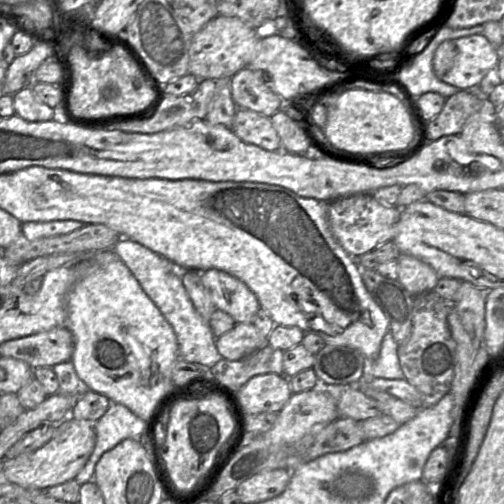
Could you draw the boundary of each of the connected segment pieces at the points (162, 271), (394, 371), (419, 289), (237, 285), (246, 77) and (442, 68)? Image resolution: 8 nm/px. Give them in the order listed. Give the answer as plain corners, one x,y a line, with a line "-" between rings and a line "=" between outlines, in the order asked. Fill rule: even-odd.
122,238
116,242
112,250
128,267
143,291
172,326
177,337
180,359
200,363
209,368
223,359
217,350
217,338
214,336
209,323
195,310
185,290
181,279
181,271
183,270
178,269
171,261
129,238
=
390,330
385,334
376,359
364,357
364,377
405,379
398,358
398,343
=
400,254
397,262
397,280
412,296
435,288
440,277
429,264
407,254
=
218,269
201,272
201,279
215,309
226,312
238,324
253,322
260,303
245,283
=
243,68
230,78
232,99
239,109
248,109
271,117
285,103
271,89
271,81
263,70
=
482,34
446,40
437,48
433,58
433,70
441,81
460,90
476,89
486,74
497,66
498,54

